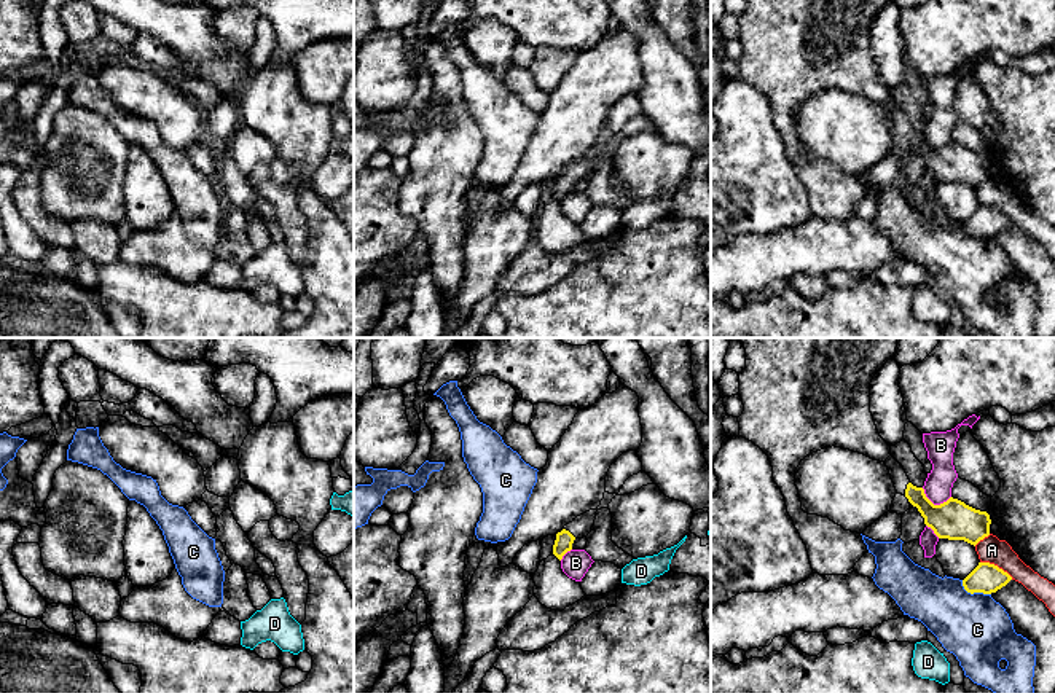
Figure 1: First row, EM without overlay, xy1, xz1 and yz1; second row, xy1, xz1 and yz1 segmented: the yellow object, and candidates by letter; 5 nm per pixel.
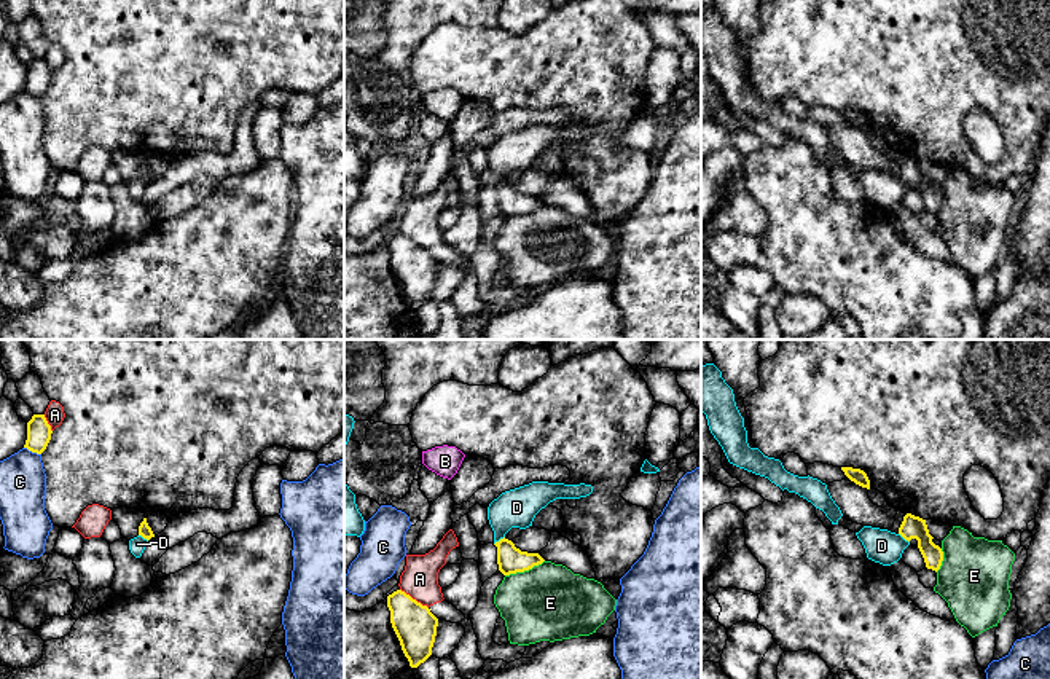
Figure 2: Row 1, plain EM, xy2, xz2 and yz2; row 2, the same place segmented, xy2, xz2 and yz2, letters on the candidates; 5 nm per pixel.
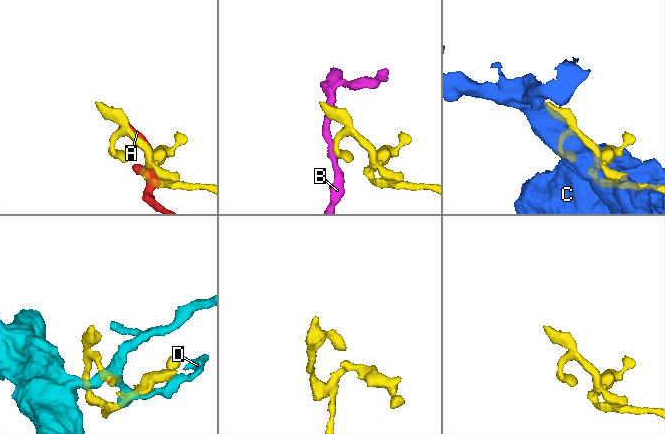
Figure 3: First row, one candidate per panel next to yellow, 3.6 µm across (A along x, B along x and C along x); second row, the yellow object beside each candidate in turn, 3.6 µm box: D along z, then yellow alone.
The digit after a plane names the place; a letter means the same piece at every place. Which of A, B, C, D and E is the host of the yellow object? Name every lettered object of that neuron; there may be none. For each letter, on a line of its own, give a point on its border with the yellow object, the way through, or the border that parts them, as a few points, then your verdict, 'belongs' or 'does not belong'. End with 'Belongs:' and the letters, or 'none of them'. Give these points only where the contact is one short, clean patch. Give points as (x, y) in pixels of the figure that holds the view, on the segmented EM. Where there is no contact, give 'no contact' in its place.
A: contact yz1 (996, 566); does not belong
B: contact yz1 (933, 504); does not belong
C: contact yz1 (974, 591); does not belong
D: contact xz2 (501, 539); border xz2 (504, 536), (494, 544); does not belong
E: contact xz2 (524, 569); does not belong
Belongs: none of them

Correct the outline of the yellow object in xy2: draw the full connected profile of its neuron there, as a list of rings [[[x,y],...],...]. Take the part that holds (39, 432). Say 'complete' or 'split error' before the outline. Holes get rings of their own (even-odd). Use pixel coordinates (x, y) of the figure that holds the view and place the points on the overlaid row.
complete; [[[33,414],[27,422],[27,440],[24,448],[32,453],[41,454],[51,440],[51,434],[53,430],[45,414]]]

